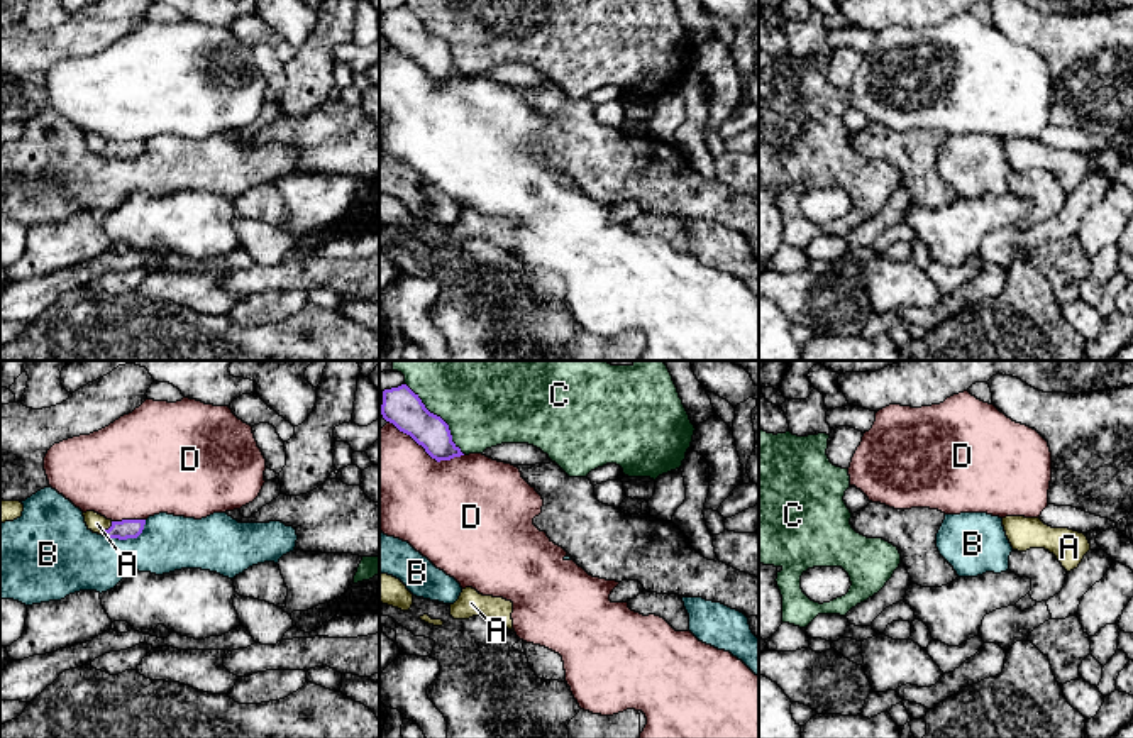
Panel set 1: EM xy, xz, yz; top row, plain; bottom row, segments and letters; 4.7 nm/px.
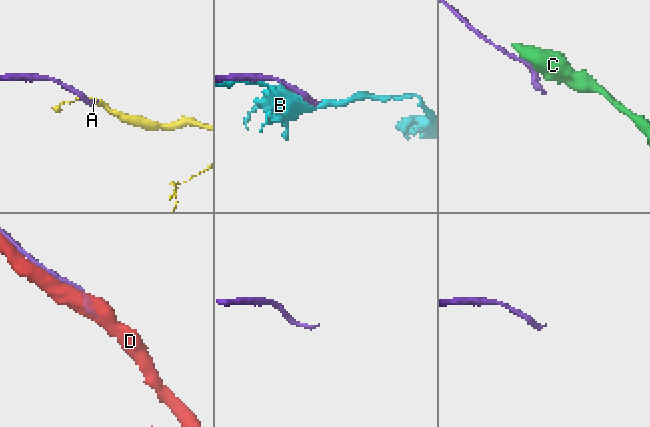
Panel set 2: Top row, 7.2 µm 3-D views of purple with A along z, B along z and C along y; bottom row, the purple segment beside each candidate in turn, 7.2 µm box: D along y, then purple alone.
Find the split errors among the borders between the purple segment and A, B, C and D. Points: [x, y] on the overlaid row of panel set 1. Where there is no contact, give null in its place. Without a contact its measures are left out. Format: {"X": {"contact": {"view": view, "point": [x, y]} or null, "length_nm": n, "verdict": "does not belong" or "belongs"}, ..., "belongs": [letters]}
{"A": {"contact": {"view": "xy", "point": [109, 528]}, "length_nm": 80, "verdict": "belongs"}, "B": {"contact": {"view": "xy", "point": [127, 537]}, "length_nm": 220, "verdict": "does not belong"}, "C": {"contact": {"view": "xz", "point": [439, 417]}, "length_nm": 440, "verdict": "does not belong"}, "D": {"contact": {"view": "xz", "point": [427, 452]}, "length_nm": 400, "verdict": "does not belong"}, "belongs": ["A"]}

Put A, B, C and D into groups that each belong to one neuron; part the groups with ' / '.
A / B / C / D

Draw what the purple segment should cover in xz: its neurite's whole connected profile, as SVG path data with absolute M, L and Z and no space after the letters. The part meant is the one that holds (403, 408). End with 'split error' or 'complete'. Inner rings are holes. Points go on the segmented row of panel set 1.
M406 384L383 391L381 415L437 462L464 455L452 442L449 425L430 413Z; complete

